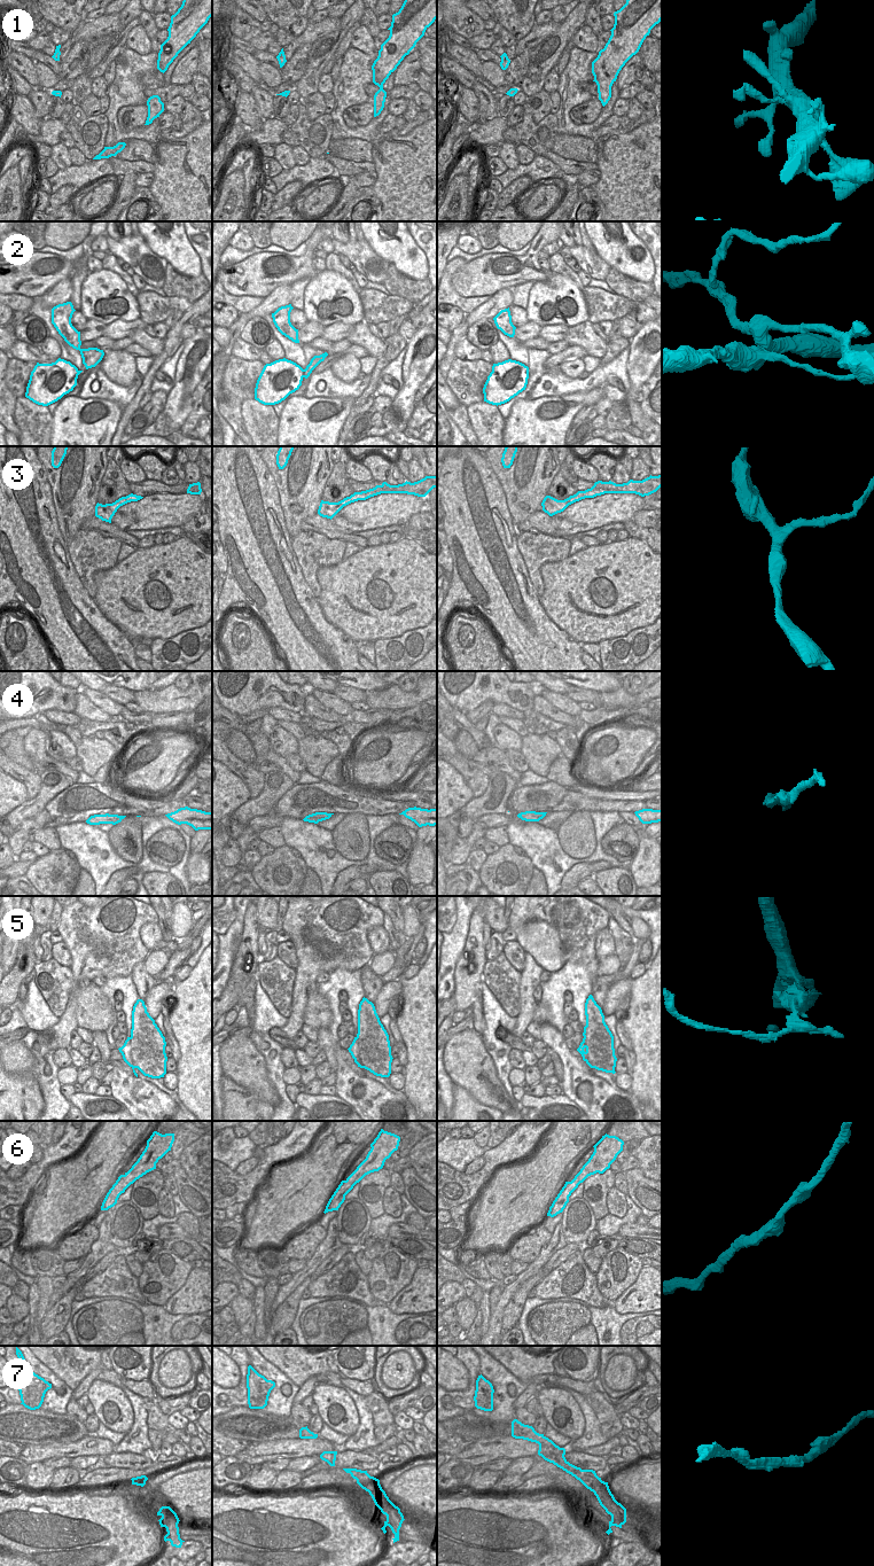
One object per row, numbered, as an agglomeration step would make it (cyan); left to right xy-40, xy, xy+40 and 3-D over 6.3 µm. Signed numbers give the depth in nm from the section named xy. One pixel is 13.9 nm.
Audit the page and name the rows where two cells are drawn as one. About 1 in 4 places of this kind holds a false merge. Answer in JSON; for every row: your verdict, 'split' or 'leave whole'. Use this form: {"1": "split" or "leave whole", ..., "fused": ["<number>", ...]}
{"1": "leave whole", "2": "leave whole", "3": "leave whole", "4": "leave whole", "5": "split", "6": "leave whole", "7": "leave whole", "fused": ["5"]}

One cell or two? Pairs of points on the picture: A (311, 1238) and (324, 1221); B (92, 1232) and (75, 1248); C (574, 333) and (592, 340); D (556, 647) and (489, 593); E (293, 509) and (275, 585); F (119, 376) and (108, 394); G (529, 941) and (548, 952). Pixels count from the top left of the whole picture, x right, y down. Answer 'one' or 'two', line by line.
A: two
B: one
C: one
D: one
E: two
F: two
G: one

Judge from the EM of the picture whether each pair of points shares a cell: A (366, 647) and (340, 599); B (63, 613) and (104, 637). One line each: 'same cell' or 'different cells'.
A: different cells
B: same cell

